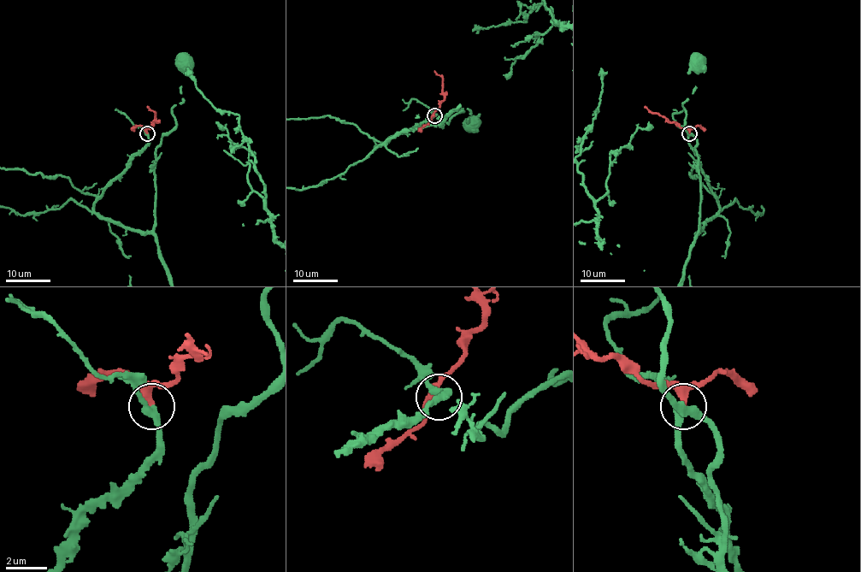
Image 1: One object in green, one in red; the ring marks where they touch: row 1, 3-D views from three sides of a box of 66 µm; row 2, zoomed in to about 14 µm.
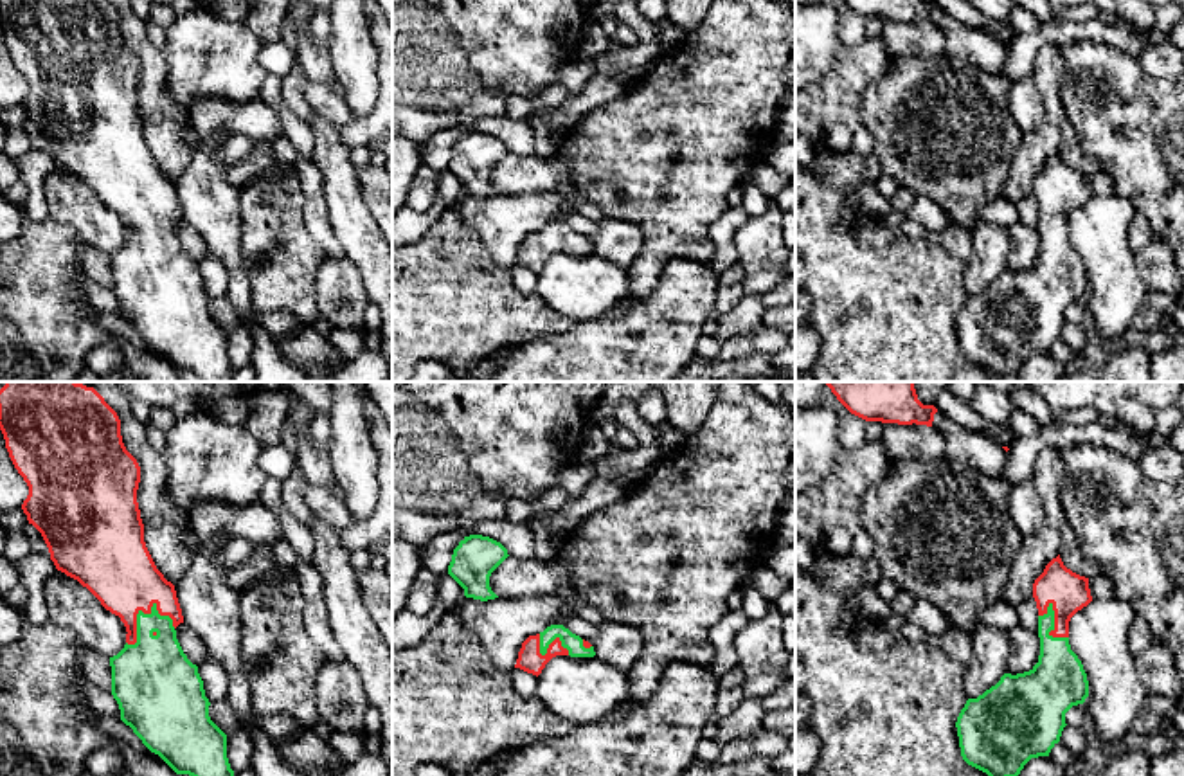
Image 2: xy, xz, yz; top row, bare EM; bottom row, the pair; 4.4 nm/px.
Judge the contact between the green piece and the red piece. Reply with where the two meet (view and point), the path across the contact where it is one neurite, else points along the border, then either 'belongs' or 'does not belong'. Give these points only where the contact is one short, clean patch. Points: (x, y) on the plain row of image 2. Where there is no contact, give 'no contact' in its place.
meets green in xy at (139, 209); runs through xy (153, 263), (150, 220), (139, 209), (139, 191), (114, 161); belongs

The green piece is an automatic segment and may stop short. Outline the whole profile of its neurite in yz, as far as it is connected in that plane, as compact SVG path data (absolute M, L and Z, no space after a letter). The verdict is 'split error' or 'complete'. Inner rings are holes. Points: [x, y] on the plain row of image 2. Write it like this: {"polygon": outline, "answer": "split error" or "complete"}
{"polygon": "M1058 151L1035 176L1033 194L1038 205L1038 259L1024 270L1004 270L982 292L968 295L955 319L963 356L986 369L991 382L1017 374L1031 355L1049 353L1067 322L1065 310L1089 293L1087 270L1069 241L1071 214L1092 198L1089 175L1067 166Z", "answer": "split error"}

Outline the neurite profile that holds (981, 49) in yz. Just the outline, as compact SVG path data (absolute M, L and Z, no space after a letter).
M939 7L934 11L932 23L945 38L948 58L968 59L988 72L1002 70L1008 49L995 36L954 22Z

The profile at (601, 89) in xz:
M637 67L628 72L596 74L581 92L569 94L560 106L527 108L525 121L531 122L540 117L549 124L551 131L570 128L596 106L621 97L648 70L650 67Z

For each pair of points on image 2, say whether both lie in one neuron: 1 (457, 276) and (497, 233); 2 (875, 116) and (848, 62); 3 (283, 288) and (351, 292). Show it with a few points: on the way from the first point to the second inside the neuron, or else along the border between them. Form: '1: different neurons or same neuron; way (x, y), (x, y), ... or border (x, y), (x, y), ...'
1: different neurons; border (457, 213), (475, 234), (481, 252), (508, 272)
2: different neurons; border (891, 62), (862, 92), (861, 125)
3: different neurons; border (324, 256), (315, 278), (317, 315)

